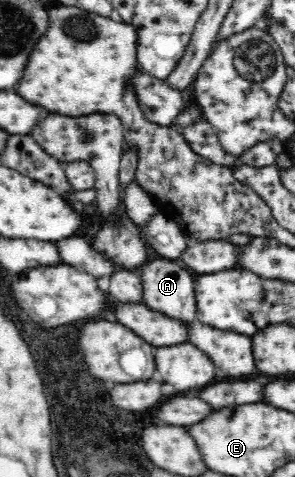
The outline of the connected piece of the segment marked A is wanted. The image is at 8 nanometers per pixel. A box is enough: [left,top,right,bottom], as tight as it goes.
[139,257,195,324]

